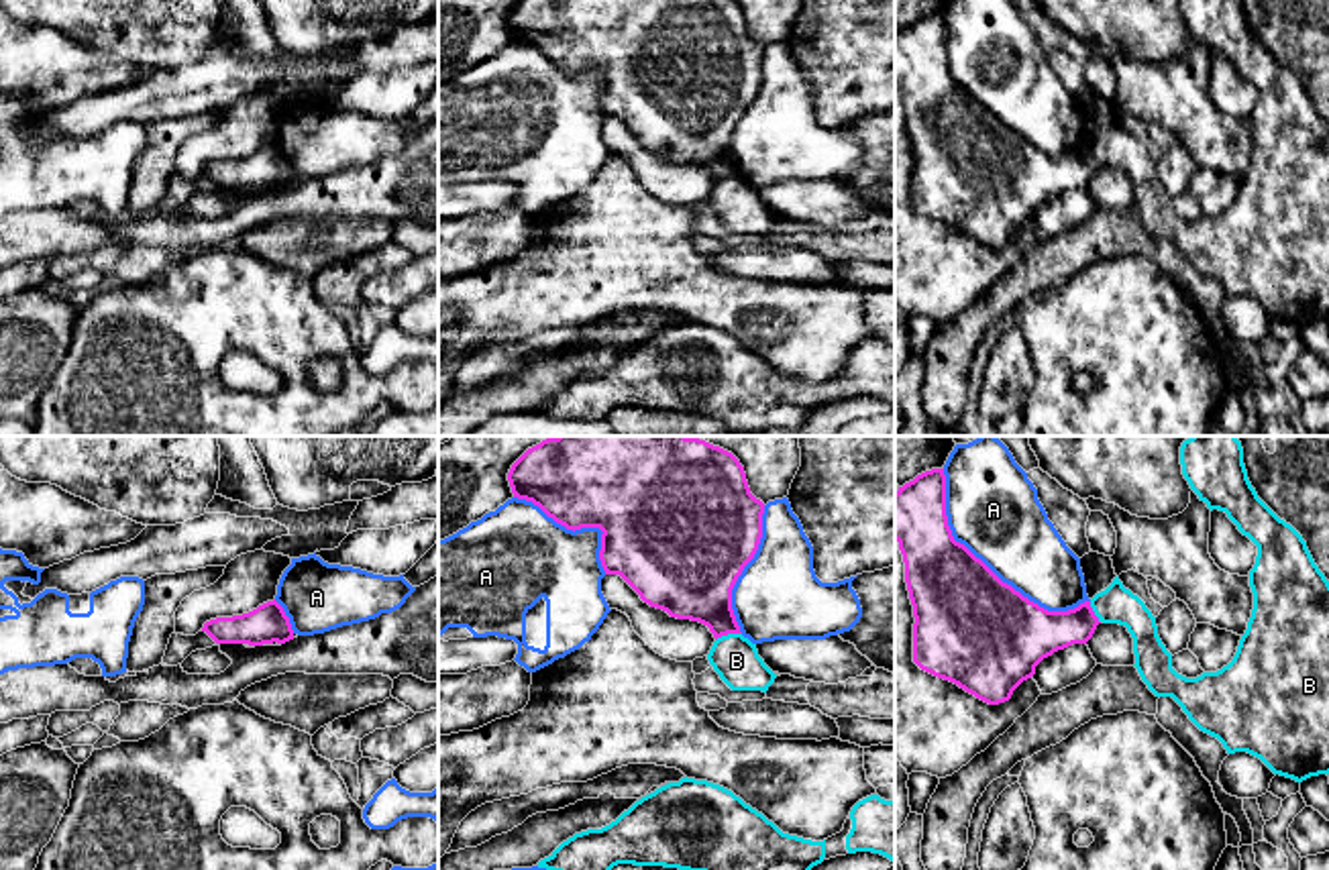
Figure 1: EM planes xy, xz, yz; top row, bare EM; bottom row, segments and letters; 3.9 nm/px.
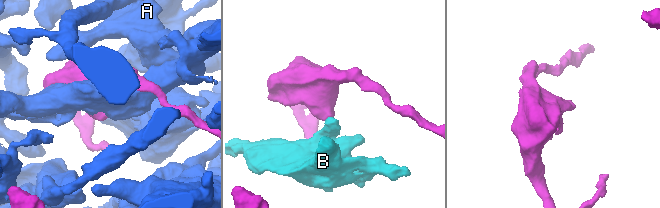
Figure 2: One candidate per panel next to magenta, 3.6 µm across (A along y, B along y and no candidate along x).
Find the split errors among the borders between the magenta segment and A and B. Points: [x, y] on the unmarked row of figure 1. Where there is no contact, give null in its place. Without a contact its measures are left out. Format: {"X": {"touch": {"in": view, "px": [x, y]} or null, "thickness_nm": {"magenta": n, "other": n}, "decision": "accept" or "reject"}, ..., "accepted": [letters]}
{"A": {"touch": {"in": "yz", "px": [985, 109]}, "thickness_nm": {"magenta": 440, "other": 360}, "decision": "reject"}, "B": {"touch": {"in": "xz", "px": [728, 176]}, "thickness_nm": {"magenta": 320, "other": 180}, "decision": "reject"}, "accepted": []}

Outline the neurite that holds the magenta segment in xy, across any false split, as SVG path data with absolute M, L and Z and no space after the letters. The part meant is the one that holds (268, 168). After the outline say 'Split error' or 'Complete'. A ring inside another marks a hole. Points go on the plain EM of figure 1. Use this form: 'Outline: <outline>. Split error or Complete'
Outline: M275 143L243 159L210 163L204 167L202 175L216 187L263 189L294 183L289 161Z. Complete

